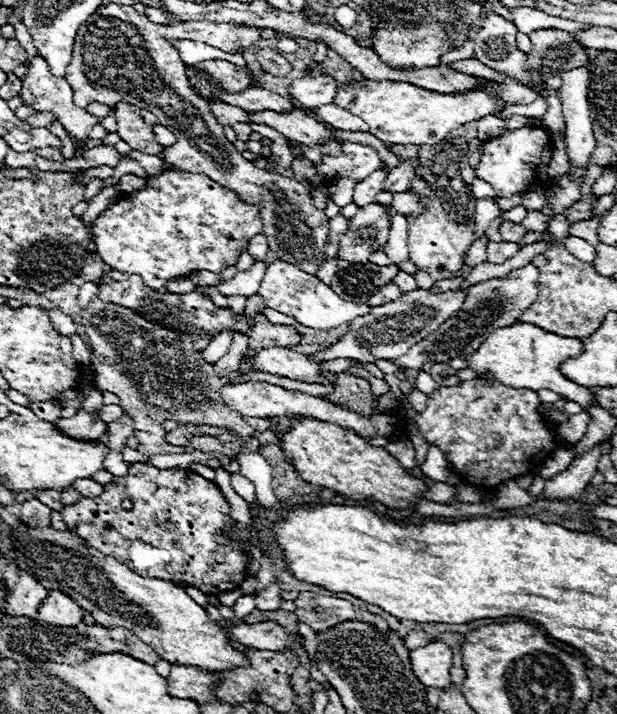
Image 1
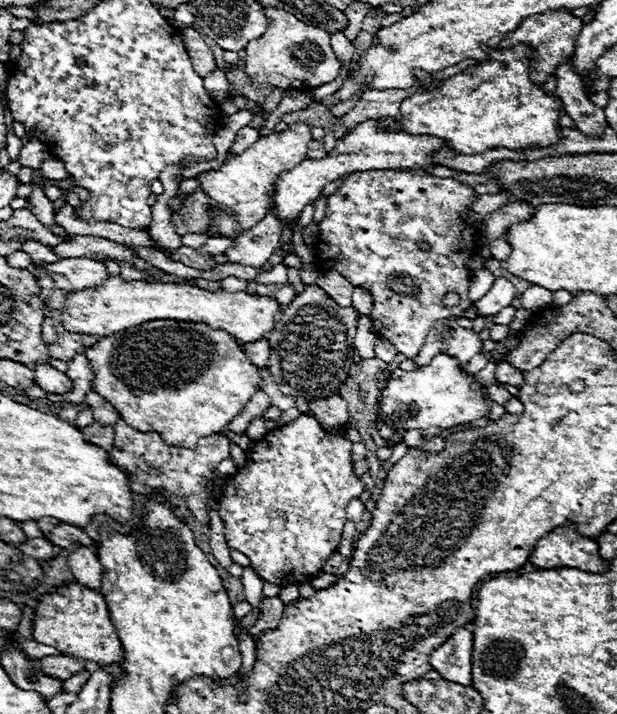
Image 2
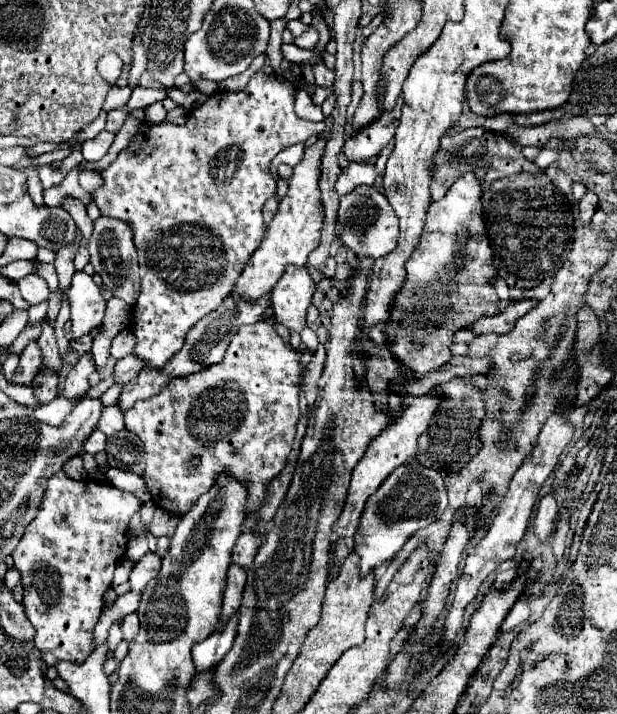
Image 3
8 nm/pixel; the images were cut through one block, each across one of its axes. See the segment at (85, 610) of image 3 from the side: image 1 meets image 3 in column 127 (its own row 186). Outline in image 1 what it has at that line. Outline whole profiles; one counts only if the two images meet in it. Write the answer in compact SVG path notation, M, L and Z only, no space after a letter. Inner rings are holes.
M520 128L520 130L506 130L502 136L486 140L482 144L480 164L476 168L476 176L486 180L498 198L508 198L514 194L522 194L526 188L532 186L548 186L550 176L546 172L548 162L552 156L552 140L544 128Z

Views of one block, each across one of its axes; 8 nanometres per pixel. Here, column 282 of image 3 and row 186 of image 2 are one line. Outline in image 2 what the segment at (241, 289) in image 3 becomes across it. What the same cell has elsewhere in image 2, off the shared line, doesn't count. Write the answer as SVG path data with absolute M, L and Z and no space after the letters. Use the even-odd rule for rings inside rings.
M294 124L294 126L288 126L286 132L274 132L270 136L258 138L258 142L254 142L246 152L224 162L222 168L200 172L196 176L200 182L198 188L208 194L210 204L220 204L224 208L232 208L234 212L234 216L228 216L218 210L208 210L210 228L206 234L208 236L220 234L222 238L236 238L238 234L244 234L256 222L260 222L268 214L268 208L270 208L268 194L274 190L274 182L284 170L294 168L306 158L310 140L312 140L310 128L306 124Z

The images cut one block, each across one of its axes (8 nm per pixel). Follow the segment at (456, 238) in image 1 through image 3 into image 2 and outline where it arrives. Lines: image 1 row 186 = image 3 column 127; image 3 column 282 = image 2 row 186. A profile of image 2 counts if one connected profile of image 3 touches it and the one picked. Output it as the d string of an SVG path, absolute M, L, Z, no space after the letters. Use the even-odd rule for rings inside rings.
M382 170L382 172L364 172L364 174L348 174L343 177L343 183L336 194L332 194L328 198L328 208L326 208L326 216L324 220L318 224L320 226L320 240L316 242L316 266L320 270L332 270L342 274L352 286L360 286L364 290L368 290L374 298L374 308L370 312L372 324L374 324L374 332L382 338L386 338L400 354L404 354L406 358L416 358L420 352L420 346L428 334L428 330L434 326L436 320L442 318L450 318L450 316L464 316L464 312L472 306L470 298L468 298L468 282L470 282L470 270L466 268L466 260L470 260L476 252L478 252L478 230L472 228L466 220L462 220L464 208L472 206L476 202L476 194L466 186L456 182L454 178L436 178L436 176L422 176L422 174L408 174L408 172L394 172L394 170ZM418 242L428 242L430 250L420 250ZM448 292L456 292L460 296L460 304L454 308L444 308L440 302Z

